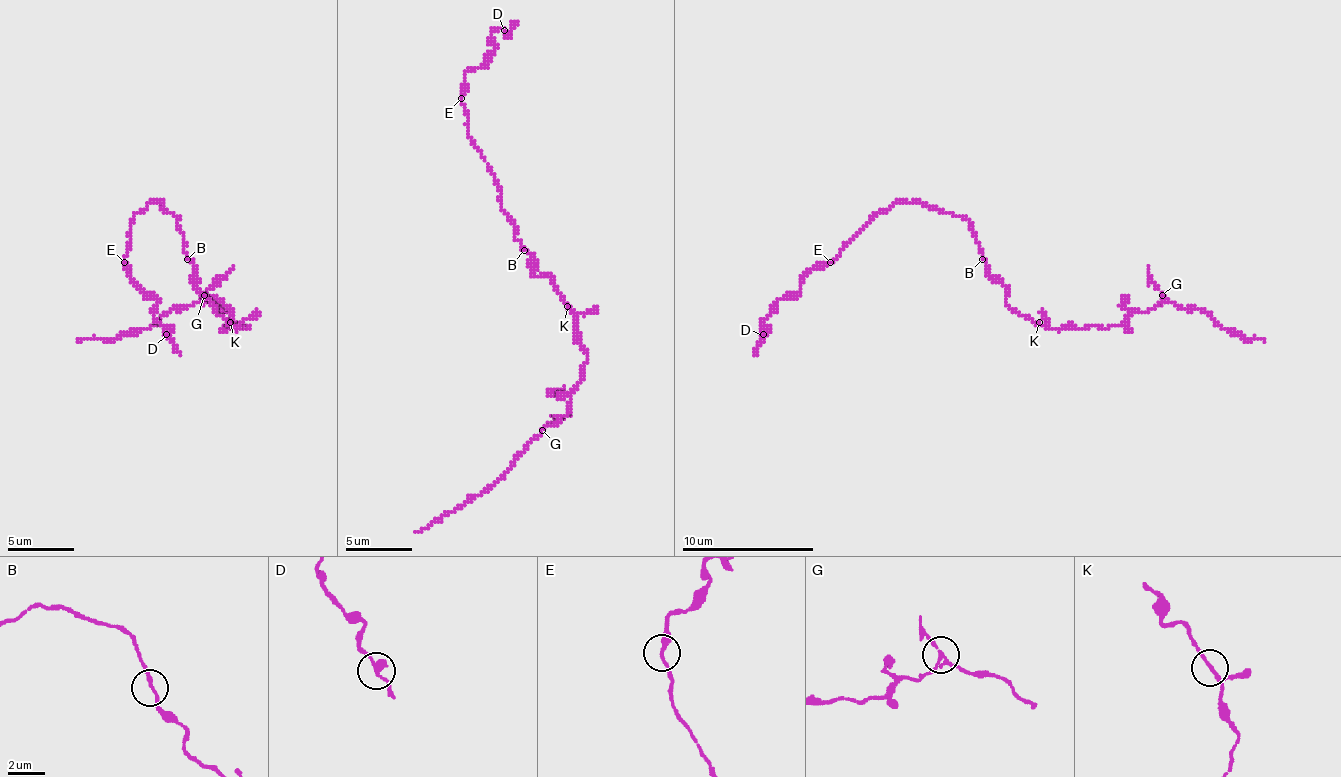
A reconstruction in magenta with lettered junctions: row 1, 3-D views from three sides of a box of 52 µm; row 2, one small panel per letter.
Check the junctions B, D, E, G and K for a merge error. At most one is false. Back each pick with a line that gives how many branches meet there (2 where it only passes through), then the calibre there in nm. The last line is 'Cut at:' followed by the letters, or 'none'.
G: 3 | 150 nm
Cut at: G

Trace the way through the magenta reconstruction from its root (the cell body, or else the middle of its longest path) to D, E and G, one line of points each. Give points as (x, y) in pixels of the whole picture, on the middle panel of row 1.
D: (531, 267), (498, 180), (471, 144), (461, 101), (465, 74), (484, 64), (491, 35), (504, 31)
E: (531, 267), (531, 257), (514, 237), (514, 220), (501, 207), (498, 180), (471, 144), (468, 111), (461, 98)
G: (531, 267), (537, 277), (547, 273), (574, 316), (574, 339), (587, 356), (567, 412), (541, 429)

